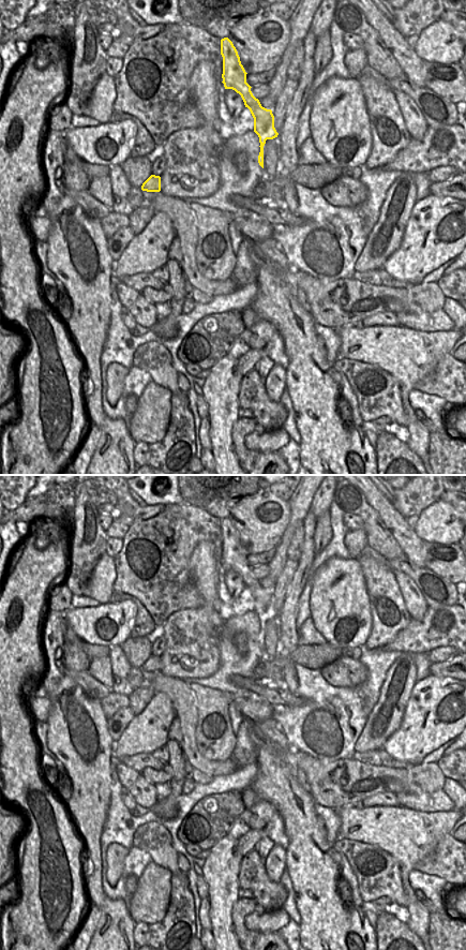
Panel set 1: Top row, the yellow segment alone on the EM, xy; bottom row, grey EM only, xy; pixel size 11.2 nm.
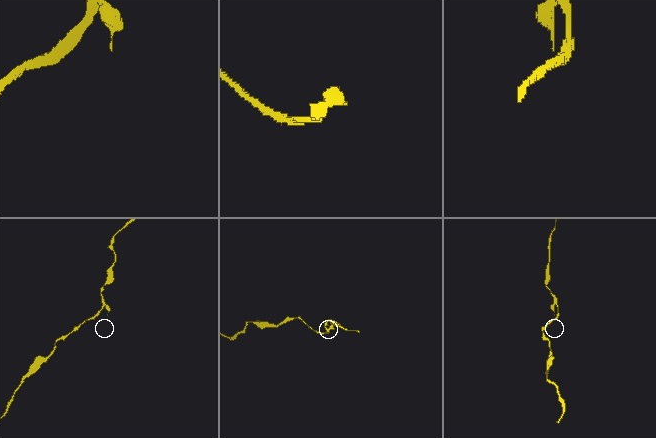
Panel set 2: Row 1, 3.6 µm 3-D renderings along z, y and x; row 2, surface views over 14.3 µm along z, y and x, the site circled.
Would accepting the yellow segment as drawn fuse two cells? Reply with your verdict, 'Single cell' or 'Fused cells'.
Single cell.

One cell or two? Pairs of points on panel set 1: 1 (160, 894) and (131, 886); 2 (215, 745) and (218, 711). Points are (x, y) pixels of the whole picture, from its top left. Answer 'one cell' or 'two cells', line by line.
1: two cells
2: one cell

